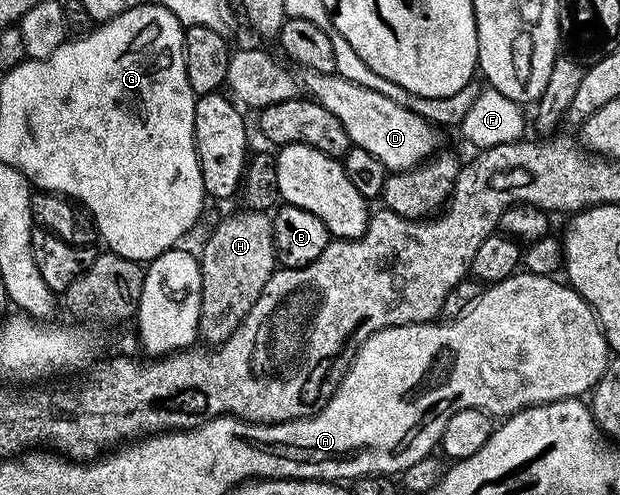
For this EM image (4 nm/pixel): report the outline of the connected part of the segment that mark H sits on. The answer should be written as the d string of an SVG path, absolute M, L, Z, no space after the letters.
M240 211L219 221L199 251L203 286L197 330L200 339L210 340L208 343L213 346L235 334L279 264L273 241L273 216L269 212Z

